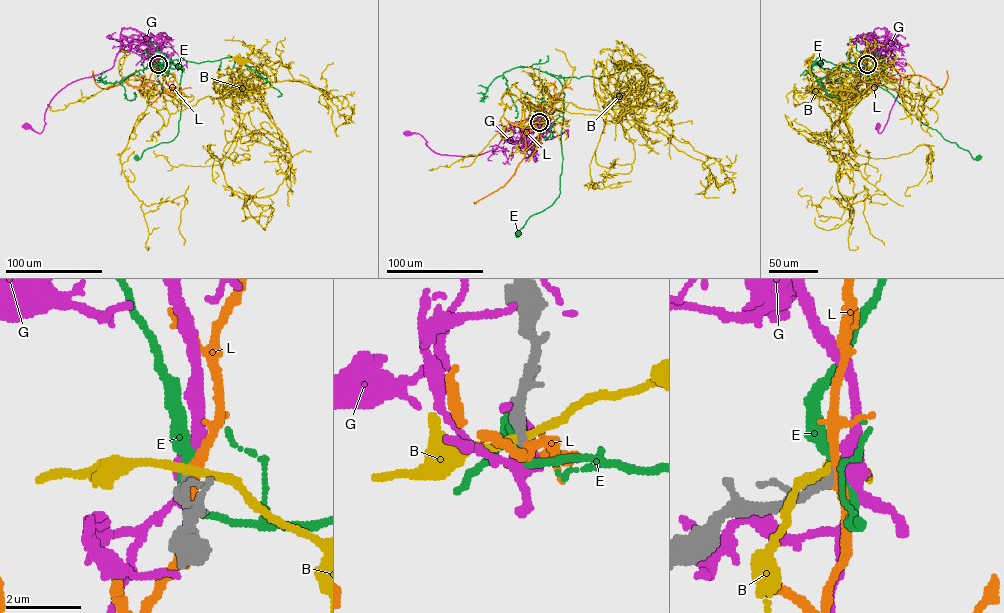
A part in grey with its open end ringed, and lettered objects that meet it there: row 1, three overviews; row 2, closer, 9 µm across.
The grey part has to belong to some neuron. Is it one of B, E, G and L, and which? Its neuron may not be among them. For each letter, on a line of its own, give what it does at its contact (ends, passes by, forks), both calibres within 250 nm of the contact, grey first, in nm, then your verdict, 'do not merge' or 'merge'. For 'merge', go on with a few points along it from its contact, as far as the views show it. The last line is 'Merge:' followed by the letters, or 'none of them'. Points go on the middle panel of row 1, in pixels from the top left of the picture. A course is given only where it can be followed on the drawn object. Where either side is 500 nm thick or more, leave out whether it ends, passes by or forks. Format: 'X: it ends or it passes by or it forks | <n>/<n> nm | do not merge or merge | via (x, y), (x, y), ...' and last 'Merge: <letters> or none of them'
B: it passes by | 280/200 nm | do not merge
E: it passes by | 280/260 nm | do not merge
G: it forks | 260/340 nm | merge | via (539, 122), (515, 143), (501, 139), (495, 149), (469, 156), (440, 154), (431, 149), (420, 134), (407, 133)
L: it passes by | 280/240 nm | do not merge
Merge: G

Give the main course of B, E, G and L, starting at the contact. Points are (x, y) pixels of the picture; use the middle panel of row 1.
B: (539, 122), (544, 113), (561, 112), (570, 102), (618, 120), (653, 70), (620, 64)
E: (539, 122), (551, 127), (563, 117), (560, 193), (549, 206), (531, 216), (518, 233)
G: (539, 122), (515, 143), (501, 139), (495, 149), (469, 156), (440, 154), (431, 149), (420, 134), (407, 133)
L: (539, 122), (528, 125), (524, 136), (524, 157), (515, 173), (503, 186), (474, 202)

